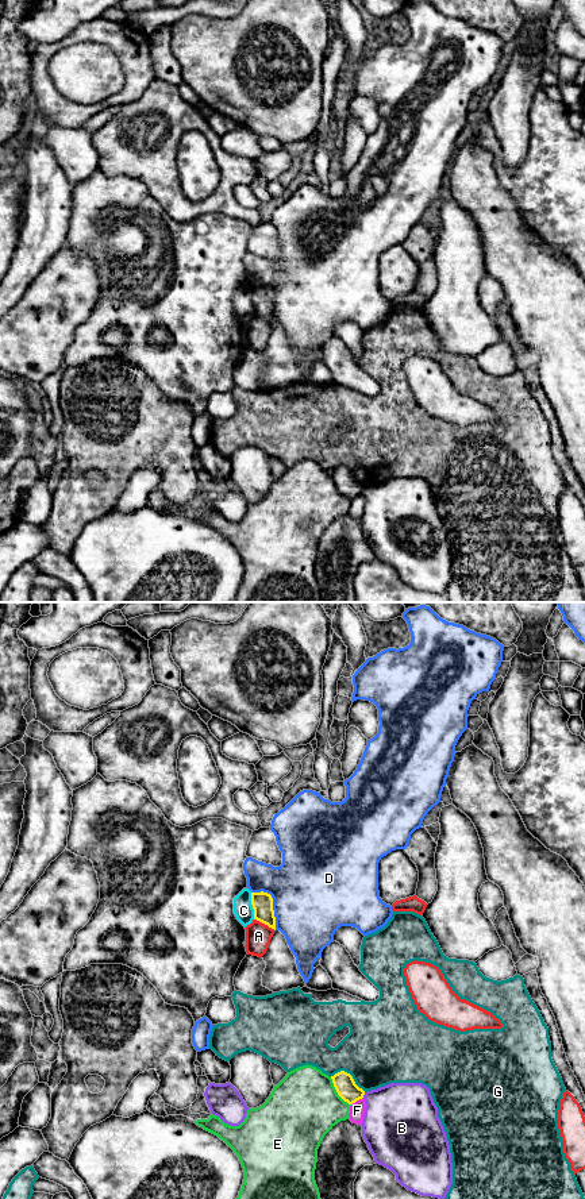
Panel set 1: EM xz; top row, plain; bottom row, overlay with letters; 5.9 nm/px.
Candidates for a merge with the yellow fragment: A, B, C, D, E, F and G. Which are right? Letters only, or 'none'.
none

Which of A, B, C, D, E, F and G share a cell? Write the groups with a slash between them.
A / B / C / D / E / F / G

